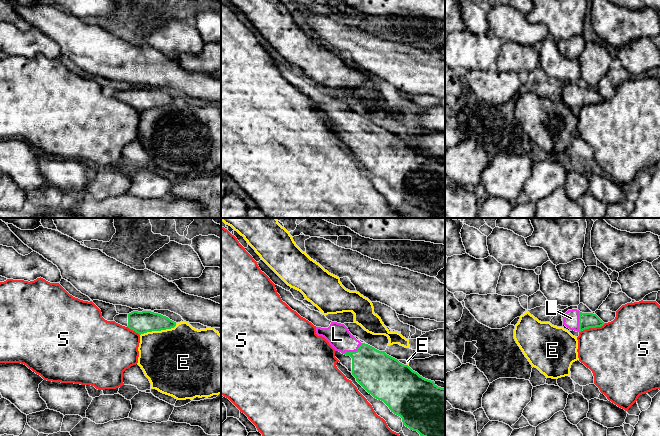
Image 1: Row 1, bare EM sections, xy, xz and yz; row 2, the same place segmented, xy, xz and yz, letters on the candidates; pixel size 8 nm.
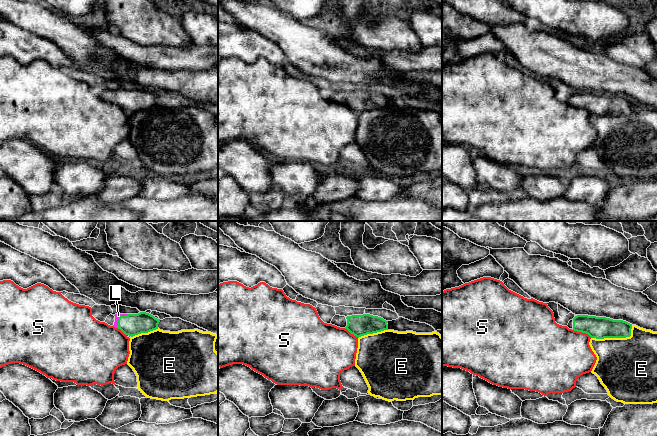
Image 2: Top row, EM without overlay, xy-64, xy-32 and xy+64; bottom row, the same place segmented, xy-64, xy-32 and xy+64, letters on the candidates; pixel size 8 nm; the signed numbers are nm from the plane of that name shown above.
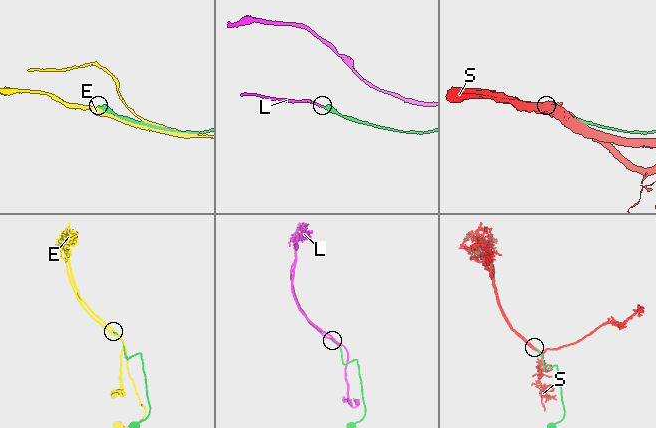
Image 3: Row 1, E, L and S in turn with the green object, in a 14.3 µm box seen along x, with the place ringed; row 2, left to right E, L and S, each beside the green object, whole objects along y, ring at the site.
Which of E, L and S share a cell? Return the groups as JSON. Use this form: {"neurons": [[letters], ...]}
{"neurons": [["E"], ["L"], ["S"]]}

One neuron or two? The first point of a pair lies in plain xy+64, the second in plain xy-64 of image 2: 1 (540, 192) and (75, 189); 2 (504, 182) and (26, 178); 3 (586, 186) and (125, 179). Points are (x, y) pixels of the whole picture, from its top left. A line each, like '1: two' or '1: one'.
1: two
2: two
3: two

